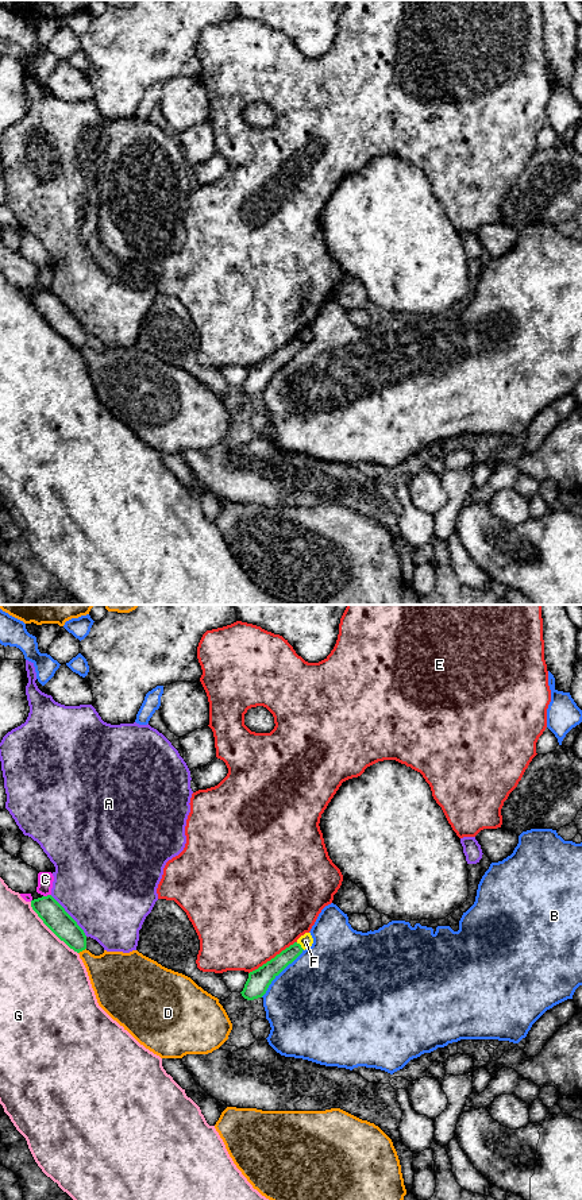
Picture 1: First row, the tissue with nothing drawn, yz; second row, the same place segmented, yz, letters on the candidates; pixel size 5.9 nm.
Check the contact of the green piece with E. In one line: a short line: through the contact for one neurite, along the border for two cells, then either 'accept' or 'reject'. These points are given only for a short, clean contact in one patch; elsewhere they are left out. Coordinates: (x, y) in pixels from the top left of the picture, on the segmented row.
reject

